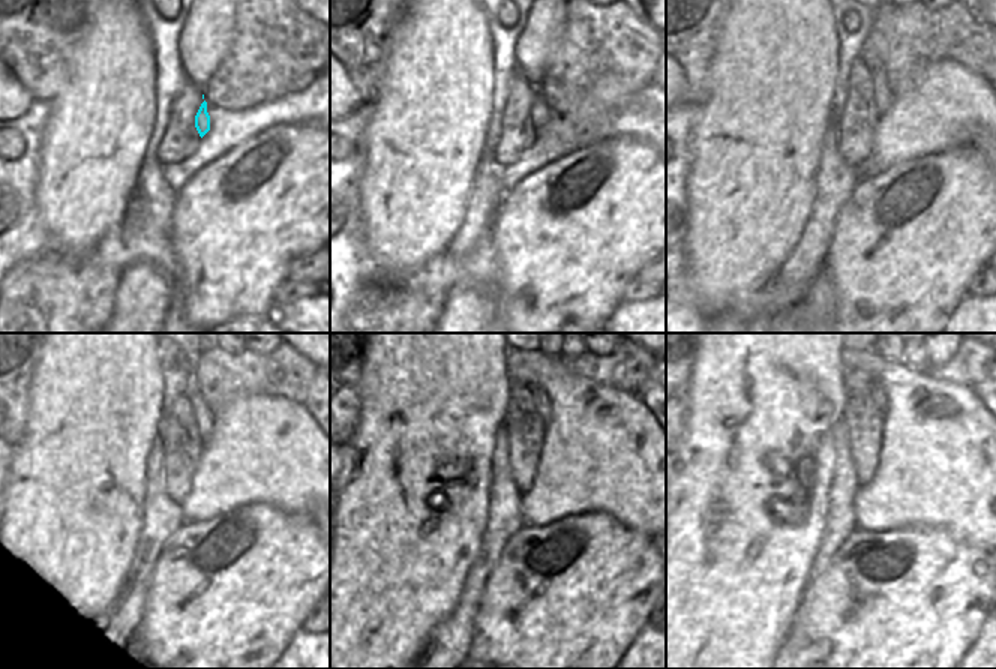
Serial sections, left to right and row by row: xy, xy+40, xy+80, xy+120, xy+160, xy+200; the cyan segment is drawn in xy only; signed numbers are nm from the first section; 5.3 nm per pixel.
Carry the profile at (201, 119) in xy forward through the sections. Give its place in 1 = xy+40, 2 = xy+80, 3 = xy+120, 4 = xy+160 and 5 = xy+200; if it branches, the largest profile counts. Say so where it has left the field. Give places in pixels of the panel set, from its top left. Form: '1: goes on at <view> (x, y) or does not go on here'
1: goes on at xy+40 (540, 111)
2: goes on at xy+80 (882, 95)
3: goes on at xy+120 (206, 417)
4: goes on at xy+160 (539, 395)
5: goes on at xy+200 (876, 390)

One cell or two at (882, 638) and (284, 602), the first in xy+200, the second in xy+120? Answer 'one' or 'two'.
one

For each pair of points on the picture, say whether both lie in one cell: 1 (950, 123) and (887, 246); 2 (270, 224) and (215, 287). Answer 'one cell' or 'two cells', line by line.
1: two cells
2: one cell

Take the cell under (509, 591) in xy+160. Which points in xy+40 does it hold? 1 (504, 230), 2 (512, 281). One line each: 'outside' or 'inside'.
1: inside
2: inside

